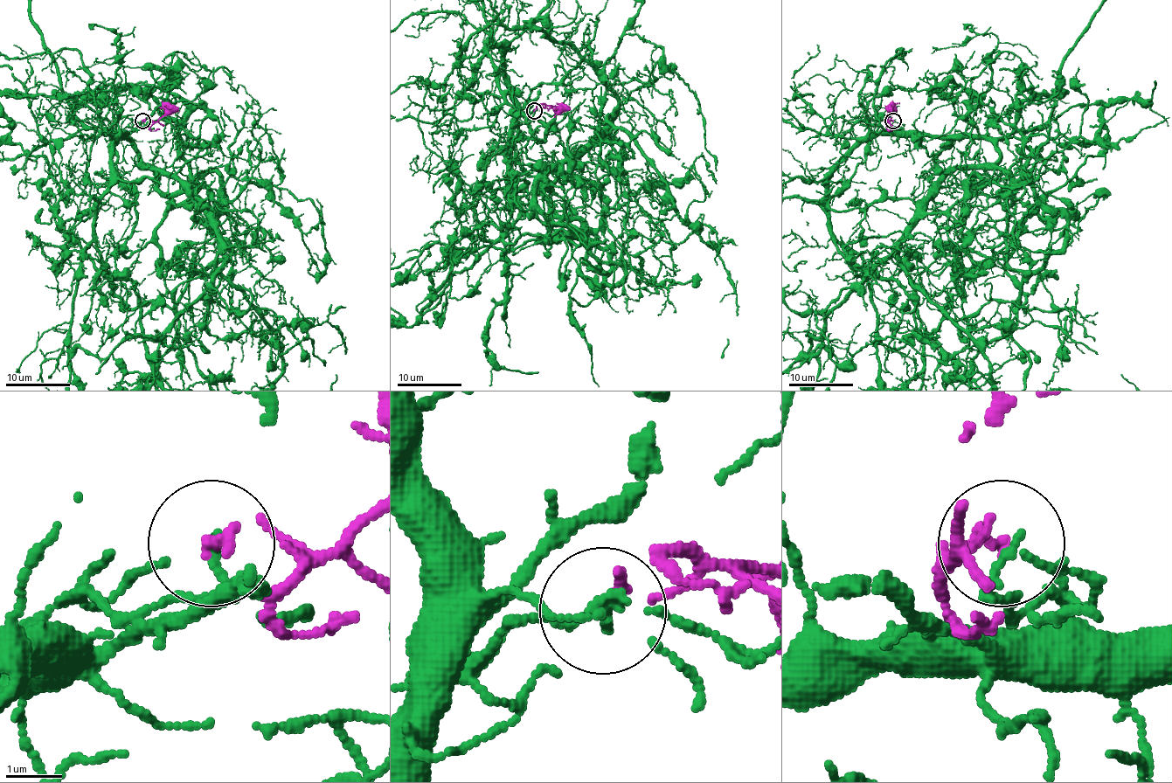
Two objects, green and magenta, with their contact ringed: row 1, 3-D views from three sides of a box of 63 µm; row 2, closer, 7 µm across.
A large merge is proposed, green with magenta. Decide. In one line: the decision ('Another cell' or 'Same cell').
Same cell

